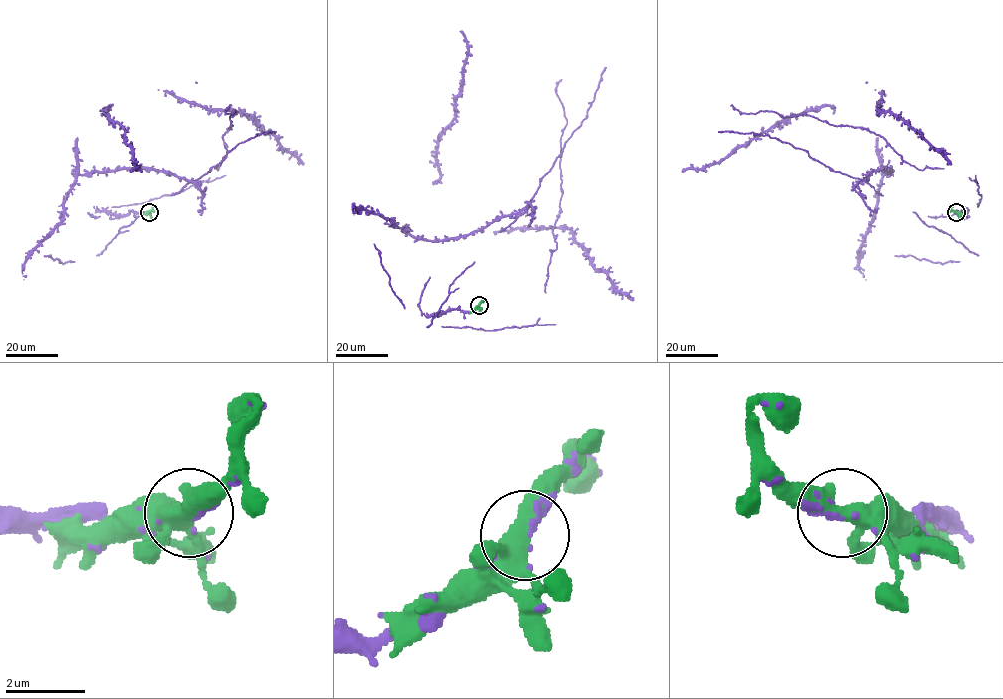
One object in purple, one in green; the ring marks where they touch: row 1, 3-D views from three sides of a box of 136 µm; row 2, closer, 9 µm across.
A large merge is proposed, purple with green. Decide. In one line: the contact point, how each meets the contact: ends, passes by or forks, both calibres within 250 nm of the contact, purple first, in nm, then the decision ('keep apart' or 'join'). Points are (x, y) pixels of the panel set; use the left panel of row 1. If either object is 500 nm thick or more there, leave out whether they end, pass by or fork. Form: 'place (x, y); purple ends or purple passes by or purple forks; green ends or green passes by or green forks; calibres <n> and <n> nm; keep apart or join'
place (149, 212); purple ends; green forks; calibres 110 and 440 nm; join

